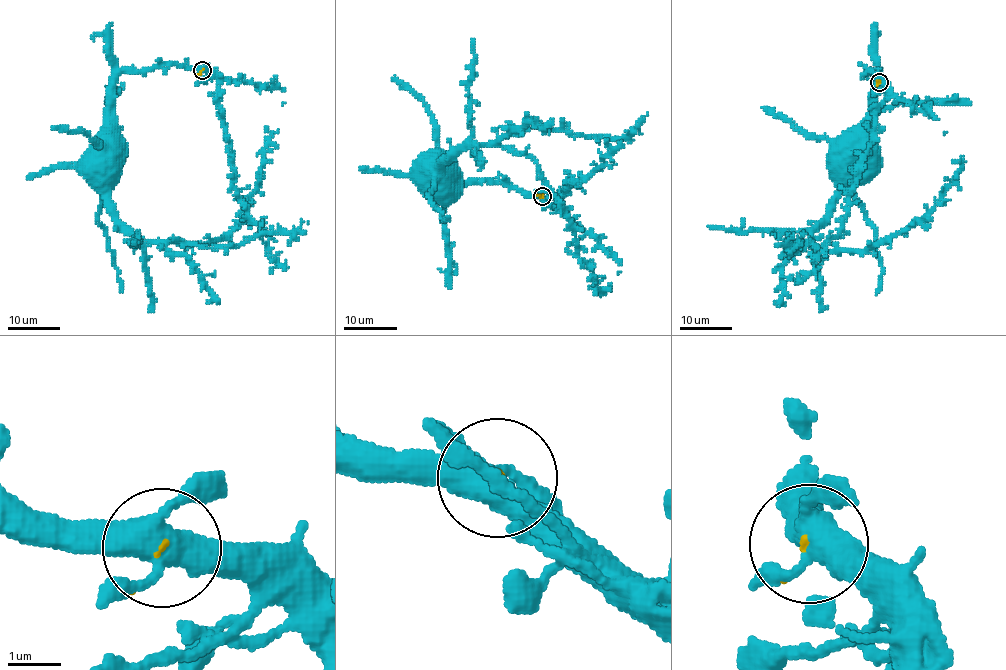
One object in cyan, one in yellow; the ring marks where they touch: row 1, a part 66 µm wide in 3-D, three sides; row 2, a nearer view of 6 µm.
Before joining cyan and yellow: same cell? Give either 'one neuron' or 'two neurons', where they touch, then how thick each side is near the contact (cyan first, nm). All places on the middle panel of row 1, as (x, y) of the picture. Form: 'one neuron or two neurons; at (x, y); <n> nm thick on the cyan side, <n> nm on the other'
one neuron; at (542, 196); 440 nm thick on the cyan side, 50 nm on the other

